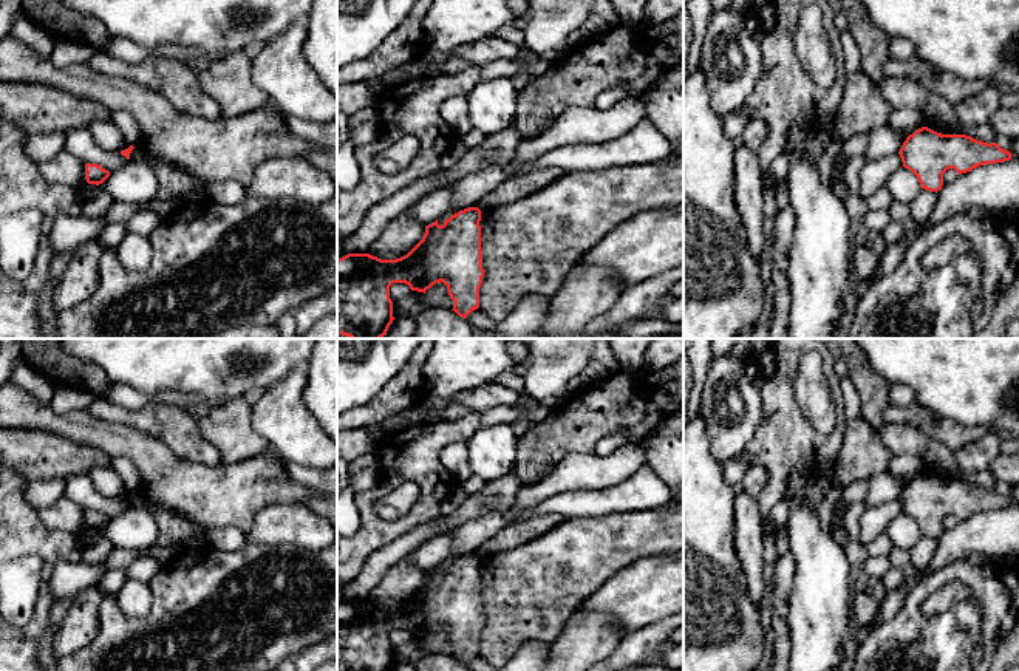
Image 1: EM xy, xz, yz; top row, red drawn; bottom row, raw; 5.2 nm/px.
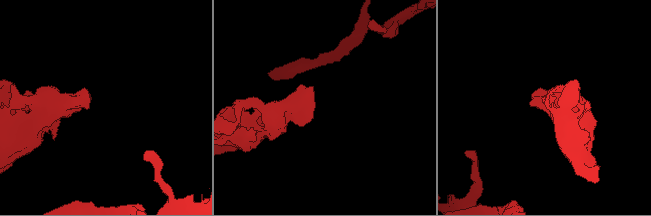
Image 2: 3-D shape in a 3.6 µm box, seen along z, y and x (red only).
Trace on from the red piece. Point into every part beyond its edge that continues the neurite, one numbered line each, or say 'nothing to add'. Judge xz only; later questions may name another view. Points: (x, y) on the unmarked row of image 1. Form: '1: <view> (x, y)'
nothing to add

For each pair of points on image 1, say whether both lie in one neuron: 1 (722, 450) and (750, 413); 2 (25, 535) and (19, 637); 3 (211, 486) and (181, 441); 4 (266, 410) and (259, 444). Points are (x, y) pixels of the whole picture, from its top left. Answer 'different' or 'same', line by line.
1: same
2: same
3: different
4: different

